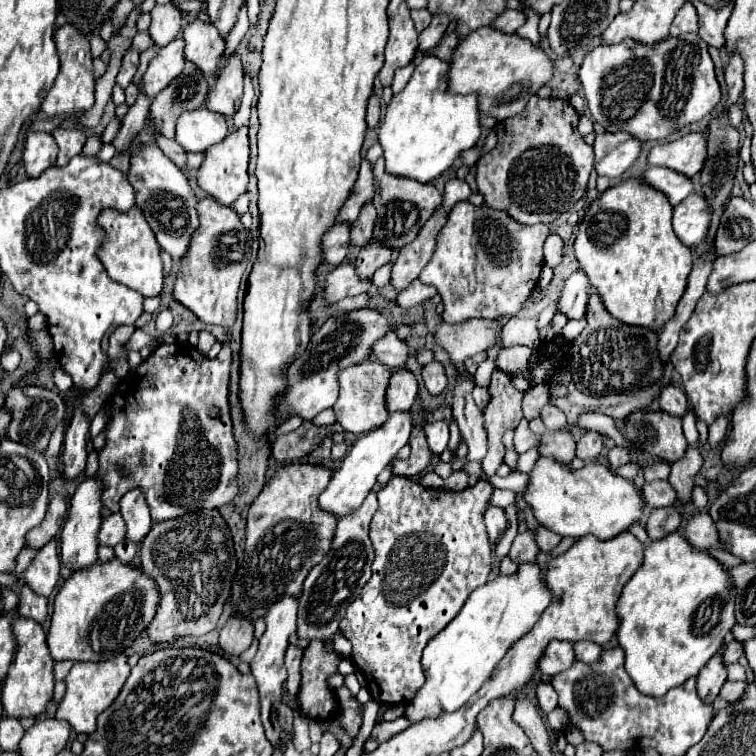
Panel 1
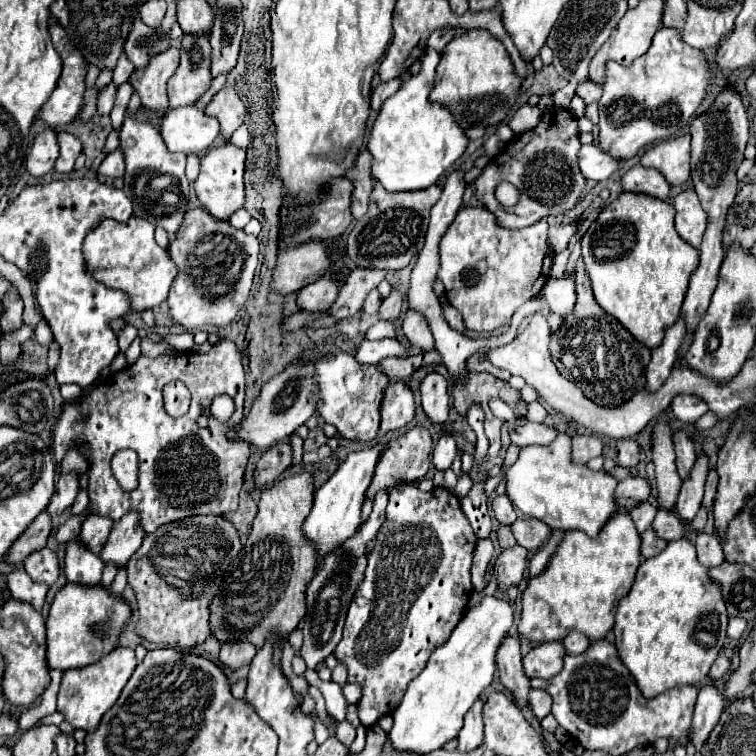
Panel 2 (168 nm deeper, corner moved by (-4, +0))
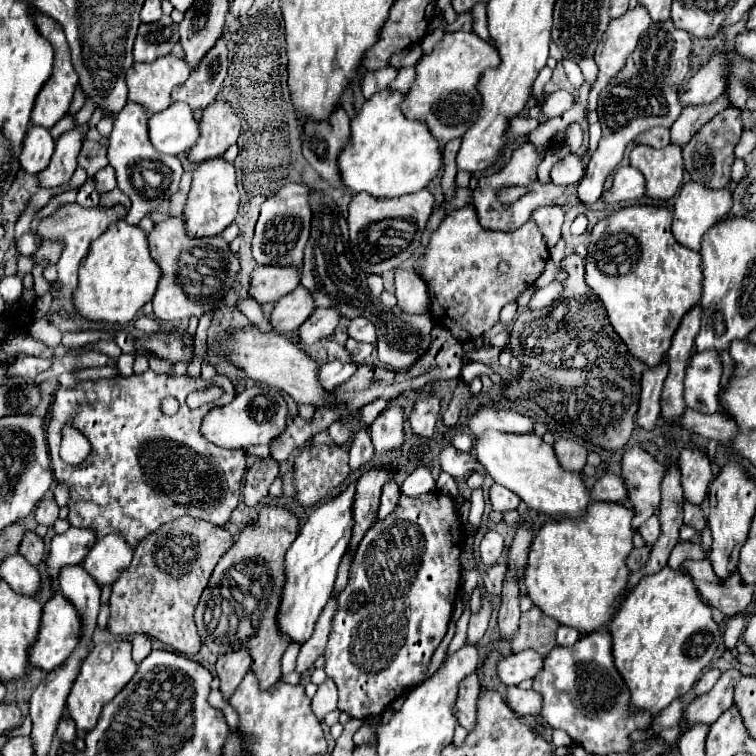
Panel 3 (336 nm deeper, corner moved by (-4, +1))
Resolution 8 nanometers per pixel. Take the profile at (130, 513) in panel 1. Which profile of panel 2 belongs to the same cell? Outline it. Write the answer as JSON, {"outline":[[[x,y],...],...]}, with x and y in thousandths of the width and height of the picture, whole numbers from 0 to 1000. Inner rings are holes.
{"outline":[[[171,675],[165,685],[149,693],[139,728],[134,730],[136,743],[149,743],[163,749],[187,722],[192,712],[192,701],[187,698],[187,683],[179,675]]]}

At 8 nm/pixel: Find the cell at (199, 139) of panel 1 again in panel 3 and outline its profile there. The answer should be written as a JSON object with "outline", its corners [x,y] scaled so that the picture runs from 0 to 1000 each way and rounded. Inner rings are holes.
{"outline":[[[226,136],[221,144],[197,155],[197,184],[210,202],[239,205],[255,194],[263,179],[263,163],[245,136]]]}

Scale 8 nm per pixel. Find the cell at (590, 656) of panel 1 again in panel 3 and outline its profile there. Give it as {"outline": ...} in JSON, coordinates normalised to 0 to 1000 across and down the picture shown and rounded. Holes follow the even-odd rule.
{"outline":[[[742,827],[742,829],[737,832],[737,853],[742,853],[742,856],[755,856],[755,853],[761,853],[763,845],[766,845],[763,832],[753,832],[750,827]]]}

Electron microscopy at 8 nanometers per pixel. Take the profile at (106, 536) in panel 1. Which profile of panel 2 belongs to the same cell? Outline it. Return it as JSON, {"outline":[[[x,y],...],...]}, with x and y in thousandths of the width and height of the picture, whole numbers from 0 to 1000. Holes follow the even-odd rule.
{"outline":[[[123,680],[118,683],[110,696],[107,696],[107,717],[115,720],[126,733],[131,733],[147,706],[147,698],[149,698],[149,688],[147,685],[136,685],[131,680]]]}

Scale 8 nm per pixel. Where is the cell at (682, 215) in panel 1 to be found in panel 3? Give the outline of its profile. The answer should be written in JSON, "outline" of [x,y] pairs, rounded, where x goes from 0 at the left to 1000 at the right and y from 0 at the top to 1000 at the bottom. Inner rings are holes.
{"outline":[[[911,239],[901,247],[896,263],[893,263],[893,271],[890,271],[890,298],[888,298],[888,306],[890,306],[890,313],[917,329],[917,332],[925,332],[927,327],[927,313],[930,308],[946,298],[948,292],[959,290],[962,282],[967,279],[967,271],[970,271],[970,261],[962,250],[938,250],[933,245],[925,245],[919,239]]]}

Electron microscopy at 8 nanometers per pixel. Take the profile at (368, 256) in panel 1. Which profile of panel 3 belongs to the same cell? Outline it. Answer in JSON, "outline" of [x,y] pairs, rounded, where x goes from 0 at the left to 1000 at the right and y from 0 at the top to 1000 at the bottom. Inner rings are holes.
{"outline":[[[417,409],[411,419],[396,433],[396,454],[401,459],[409,459],[430,446],[435,446],[448,427],[451,417],[443,409]]]}

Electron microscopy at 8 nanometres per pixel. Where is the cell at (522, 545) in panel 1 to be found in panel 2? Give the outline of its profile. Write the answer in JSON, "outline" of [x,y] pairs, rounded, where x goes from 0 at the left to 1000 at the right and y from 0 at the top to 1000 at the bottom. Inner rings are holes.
{"outline":[[[679,722],[671,725],[660,733],[660,738],[655,741],[655,759],[657,759],[657,770],[660,770],[660,780],[671,780],[676,772],[687,772],[694,754],[697,754],[697,735],[700,728],[692,722]]]}

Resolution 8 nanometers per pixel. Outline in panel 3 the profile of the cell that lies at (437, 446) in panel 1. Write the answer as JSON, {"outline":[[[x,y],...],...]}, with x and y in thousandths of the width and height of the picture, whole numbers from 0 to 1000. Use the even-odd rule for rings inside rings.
{"outline":[[[597,589],[583,597],[581,610],[583,610],[583,620],[589,626],[594,626],[597,631],[602,631],[602,634],[618,631],[620,626],[636,620],[634,610],[623,599],[610,599],[602,591],[597,591]]]}

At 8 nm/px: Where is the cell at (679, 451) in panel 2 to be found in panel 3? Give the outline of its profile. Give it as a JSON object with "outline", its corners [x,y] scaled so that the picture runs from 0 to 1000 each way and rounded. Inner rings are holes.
{"outline":[[[903,594],[898,604],[898,618],[906,660],[917,668],[927,668],[935,657],[935,644],[943,634],[938,607],[927,597]]]}

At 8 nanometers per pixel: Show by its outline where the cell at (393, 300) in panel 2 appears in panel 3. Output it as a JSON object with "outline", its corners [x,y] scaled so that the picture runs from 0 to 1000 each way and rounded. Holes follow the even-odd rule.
{"outline":[[[472,419],[472,422],[464,422],[462,427],[462,446],[478,454],[496,454],[499,435],[483,419]]]}

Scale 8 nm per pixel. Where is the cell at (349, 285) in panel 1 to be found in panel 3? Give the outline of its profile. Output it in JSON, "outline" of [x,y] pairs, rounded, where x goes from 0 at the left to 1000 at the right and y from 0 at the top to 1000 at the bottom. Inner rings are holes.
{"outline":[[[393,380],[364,401],[356,425],[366,440],[377,443],[393,438],[393,433],[398,433],[398,427],[414,414],[414,409],[414,393],[409,393],[409,385]]]}

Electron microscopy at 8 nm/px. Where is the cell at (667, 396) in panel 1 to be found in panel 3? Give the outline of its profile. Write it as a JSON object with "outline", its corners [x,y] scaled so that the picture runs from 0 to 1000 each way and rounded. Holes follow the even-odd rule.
{"outline":[[[946,462],[919,467],[906,491],[906,533],[925,546],[951,541],[948,520],[954,517],[954,475]]]}

